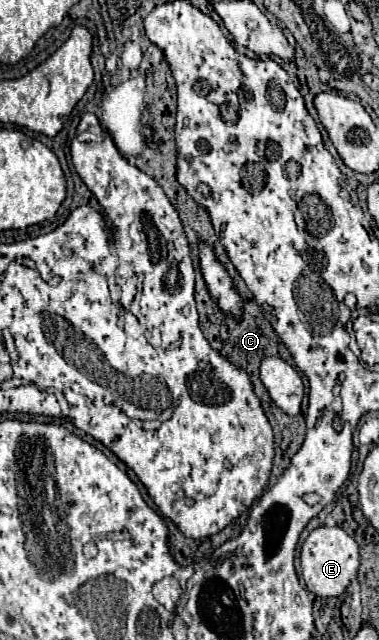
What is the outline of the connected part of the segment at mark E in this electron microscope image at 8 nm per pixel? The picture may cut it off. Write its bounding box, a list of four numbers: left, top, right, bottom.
[300,526,358,598]

